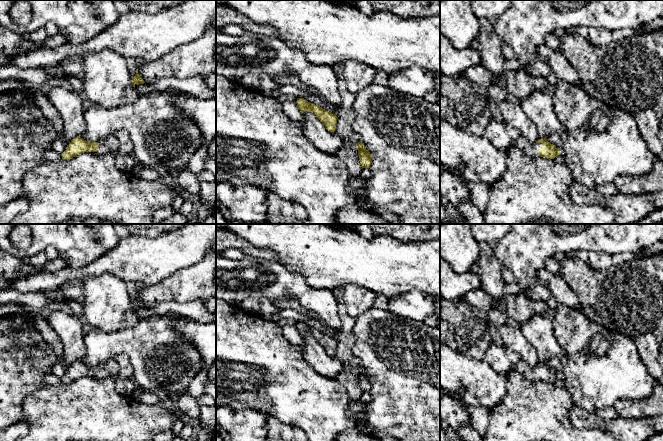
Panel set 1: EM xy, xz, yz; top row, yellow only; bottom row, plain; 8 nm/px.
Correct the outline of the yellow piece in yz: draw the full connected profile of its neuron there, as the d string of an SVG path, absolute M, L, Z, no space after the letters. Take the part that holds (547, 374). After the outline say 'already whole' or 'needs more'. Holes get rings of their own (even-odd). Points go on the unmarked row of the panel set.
M523 360L520 361L514 368L520 372L526 379L531 381L543 381L554 383L559 379L559 374L555 369L548 366L545 361L538 363L535 368L530 368Z; needs more

